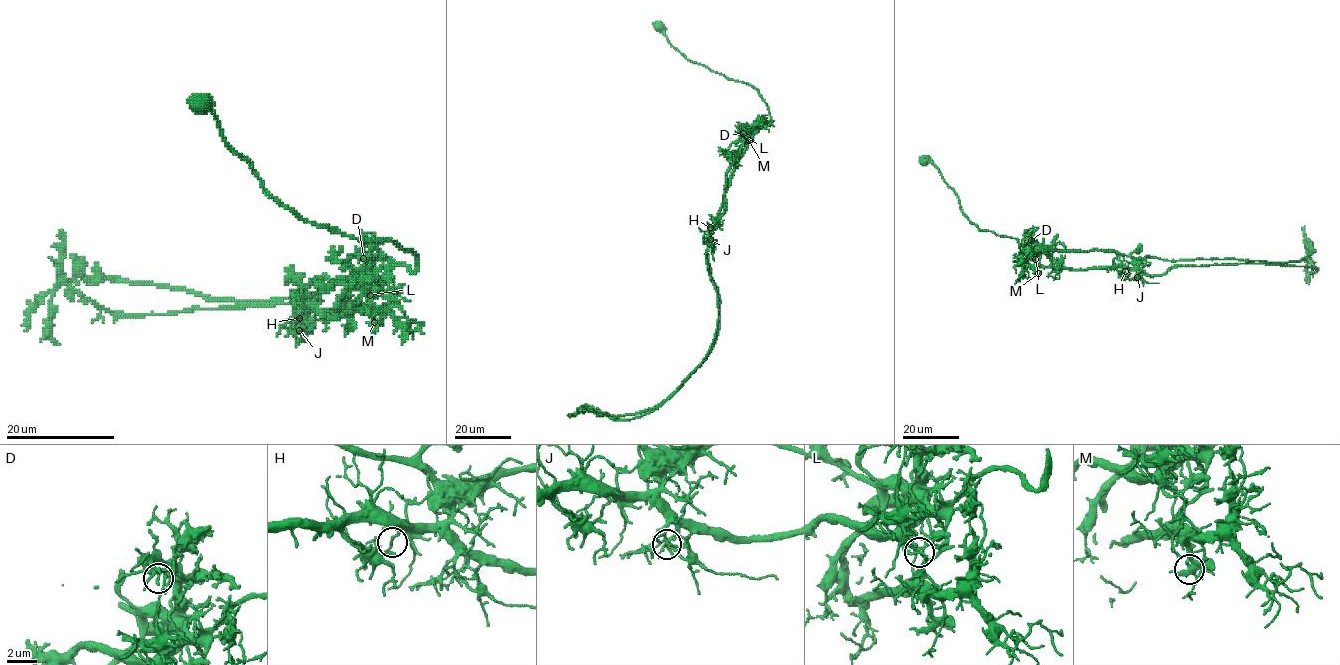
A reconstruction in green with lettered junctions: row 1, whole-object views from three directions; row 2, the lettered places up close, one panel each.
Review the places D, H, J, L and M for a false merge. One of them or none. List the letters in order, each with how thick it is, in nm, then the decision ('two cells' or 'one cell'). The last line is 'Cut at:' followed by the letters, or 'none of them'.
D: calibre 150 nm; one cell
H: calibre 130 nm; one cell
J: calibre 150 nm; one cell
L: calibre 140 nm; two cells
M: calibre 140 nm; one cell
Cut at: L

